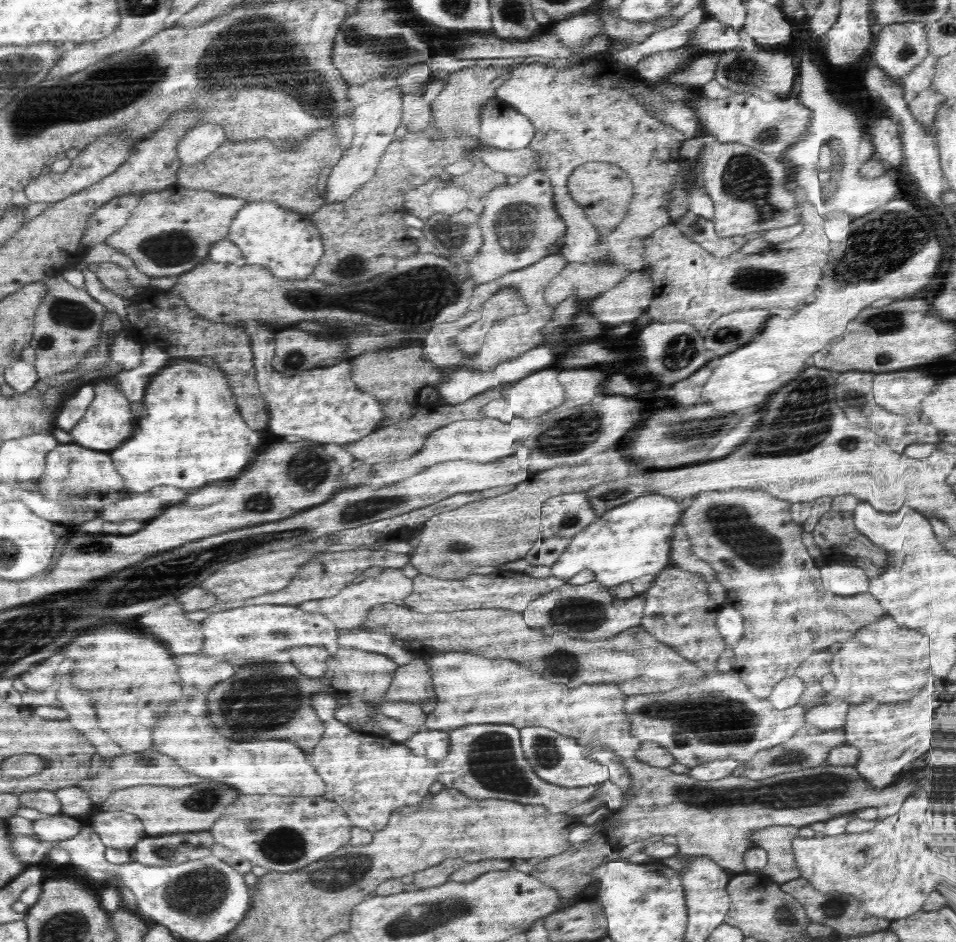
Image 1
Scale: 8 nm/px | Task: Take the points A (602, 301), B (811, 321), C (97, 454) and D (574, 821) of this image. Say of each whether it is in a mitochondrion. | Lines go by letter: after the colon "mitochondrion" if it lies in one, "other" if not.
A: other
B: other
C: other
D: other

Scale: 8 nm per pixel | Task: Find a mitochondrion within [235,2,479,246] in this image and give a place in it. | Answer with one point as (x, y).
(314, 95)

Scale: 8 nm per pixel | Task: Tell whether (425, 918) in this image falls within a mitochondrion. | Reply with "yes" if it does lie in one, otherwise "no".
yes

